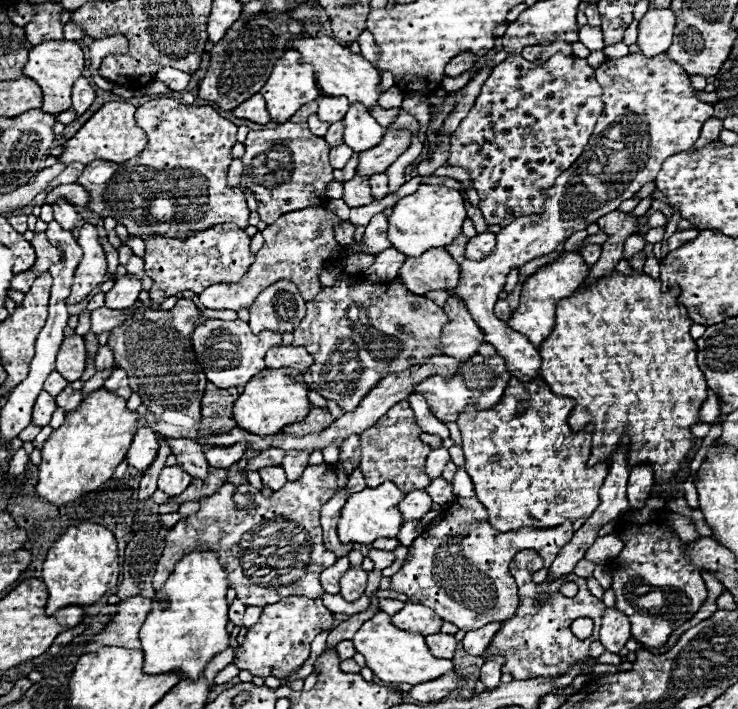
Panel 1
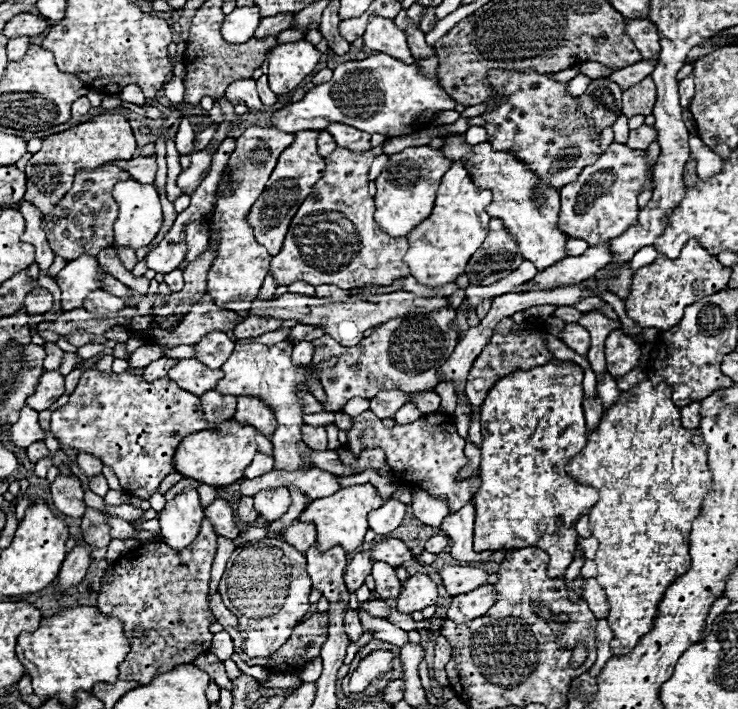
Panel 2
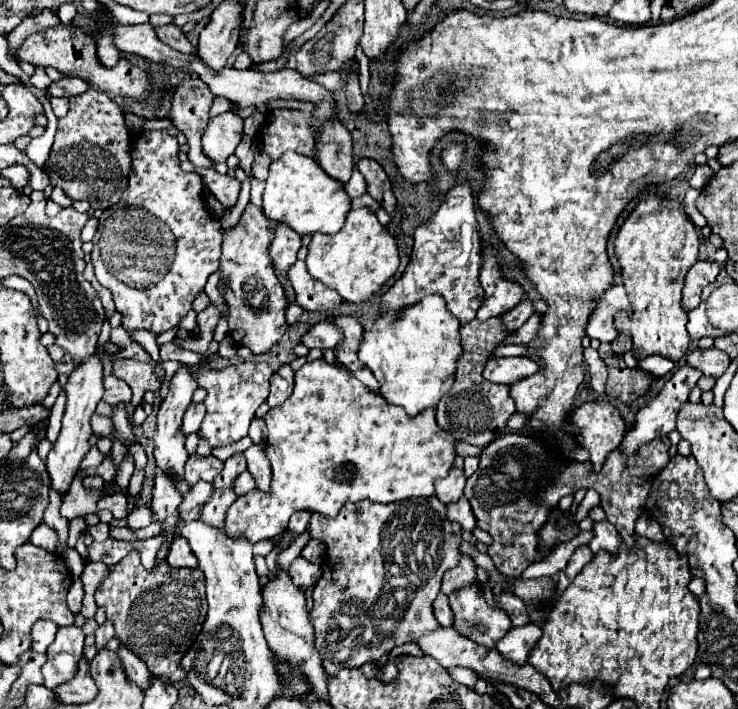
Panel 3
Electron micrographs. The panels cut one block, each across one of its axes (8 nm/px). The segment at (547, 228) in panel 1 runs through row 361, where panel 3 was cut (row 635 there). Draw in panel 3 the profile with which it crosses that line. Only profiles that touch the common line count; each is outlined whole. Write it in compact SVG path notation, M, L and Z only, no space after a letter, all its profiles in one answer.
M532 622L522 628L510 628L508 634L496 642L496 650L512 662L526 662L528 652L538 642L540 634L542 630Z

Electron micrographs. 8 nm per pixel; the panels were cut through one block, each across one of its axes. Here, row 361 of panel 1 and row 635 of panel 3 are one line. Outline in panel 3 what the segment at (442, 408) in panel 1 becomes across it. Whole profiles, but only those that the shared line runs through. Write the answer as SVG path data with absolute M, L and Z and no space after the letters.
M478 584L466 586L452 594L450 606L456 618L454 628L482 646L494 648L496 640L512 628L512 622L504 610L496 610L486 604Z

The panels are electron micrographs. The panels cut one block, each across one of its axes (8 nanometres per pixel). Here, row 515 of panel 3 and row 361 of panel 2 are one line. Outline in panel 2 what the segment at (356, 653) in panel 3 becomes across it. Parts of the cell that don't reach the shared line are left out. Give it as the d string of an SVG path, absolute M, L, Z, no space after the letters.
M440 308L428 314L408 314L402 318L394 318L388 320L386 324L376 326L376 332L368 338L364 338L358 346L340 346L336 340L332 340L330 336L322 336L316 338L314 344L314 358L312 362L322 362L328 360L332 356L338 358L336 366L330 370L324 370L320 376L320 382L324 386L326 392L326 402L324 408L328 412L340 412L344 408L344 404L350 398L374 398L380 390L402 390L402 392L420 392L420 390L432 390L438 384L438 370L440 366L450 358L450 354L454 352L456 344L458 344L458 334L456 330L450 328L450 322L456 318L456 310L452 308Z

